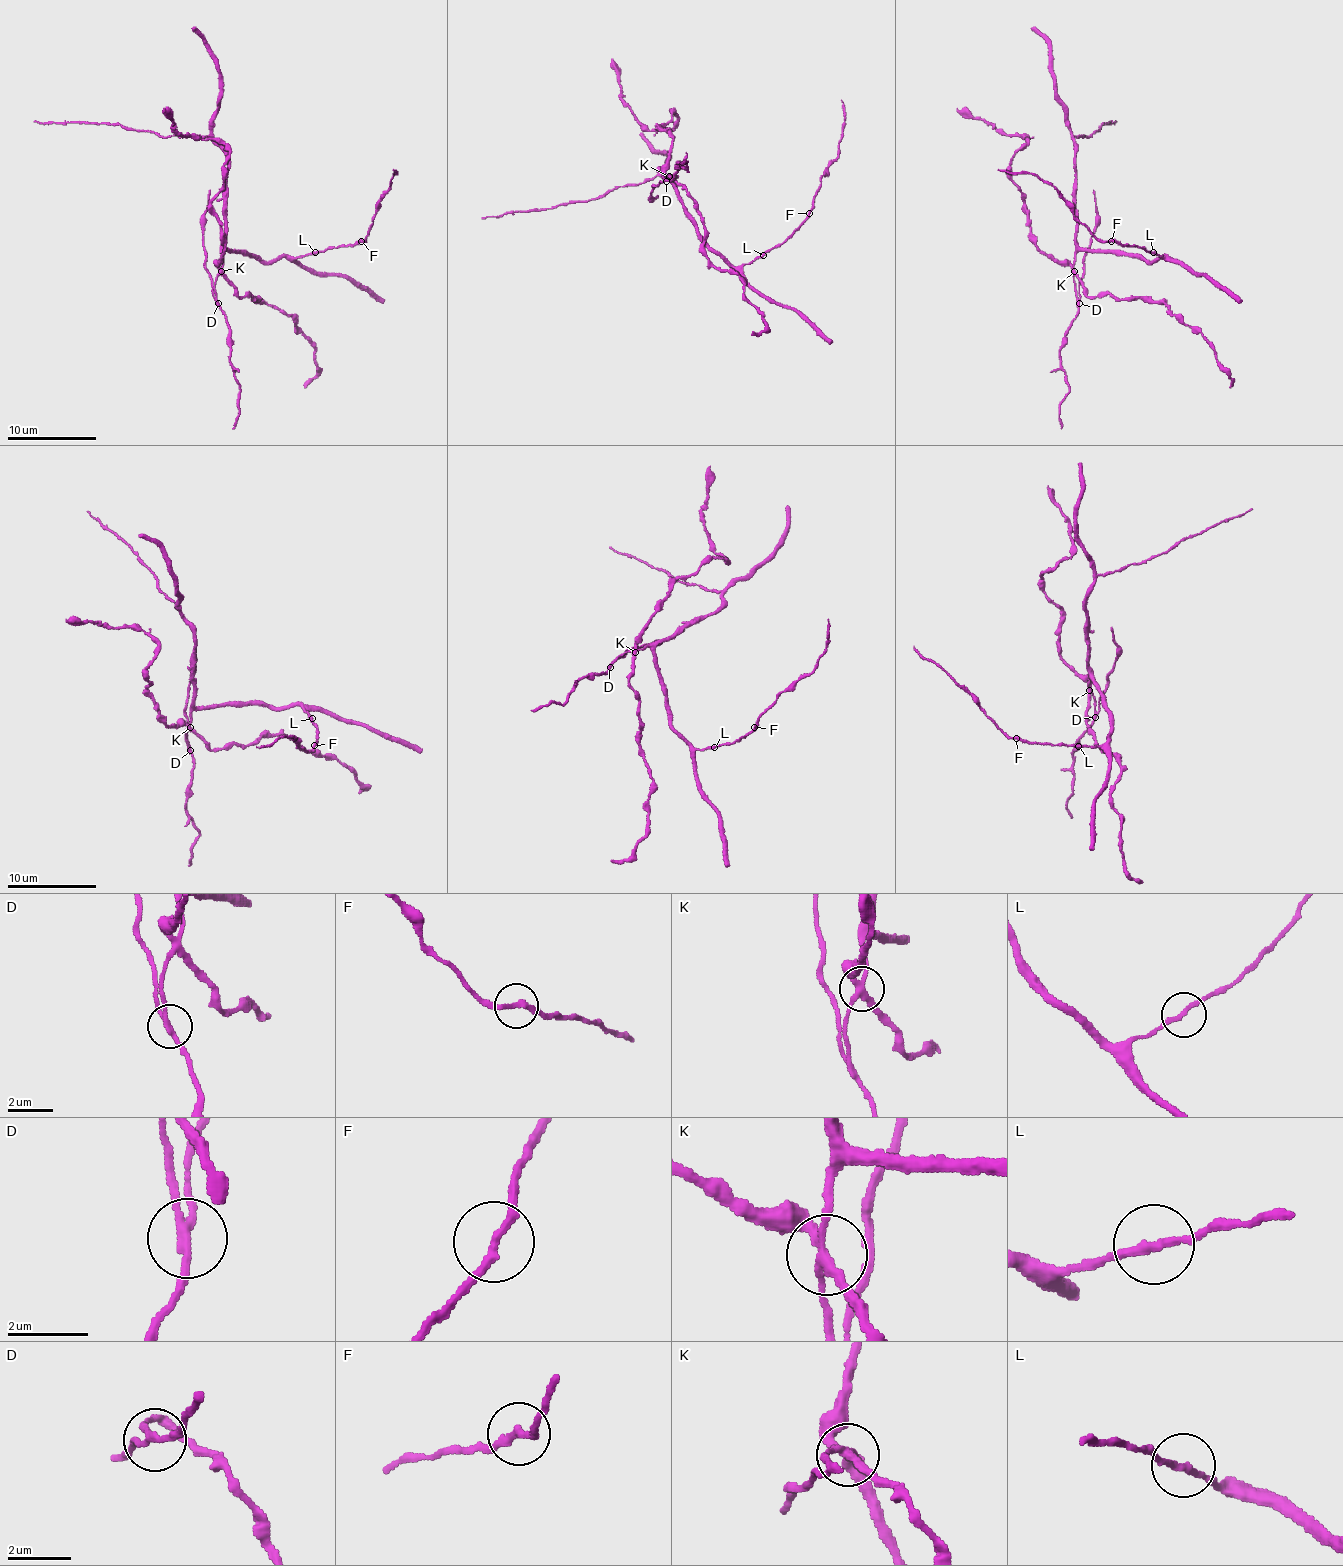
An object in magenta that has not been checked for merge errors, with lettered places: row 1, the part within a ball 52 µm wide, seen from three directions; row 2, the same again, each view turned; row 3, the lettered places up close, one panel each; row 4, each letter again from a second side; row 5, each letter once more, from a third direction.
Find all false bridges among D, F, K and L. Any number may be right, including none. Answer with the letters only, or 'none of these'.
D, K

